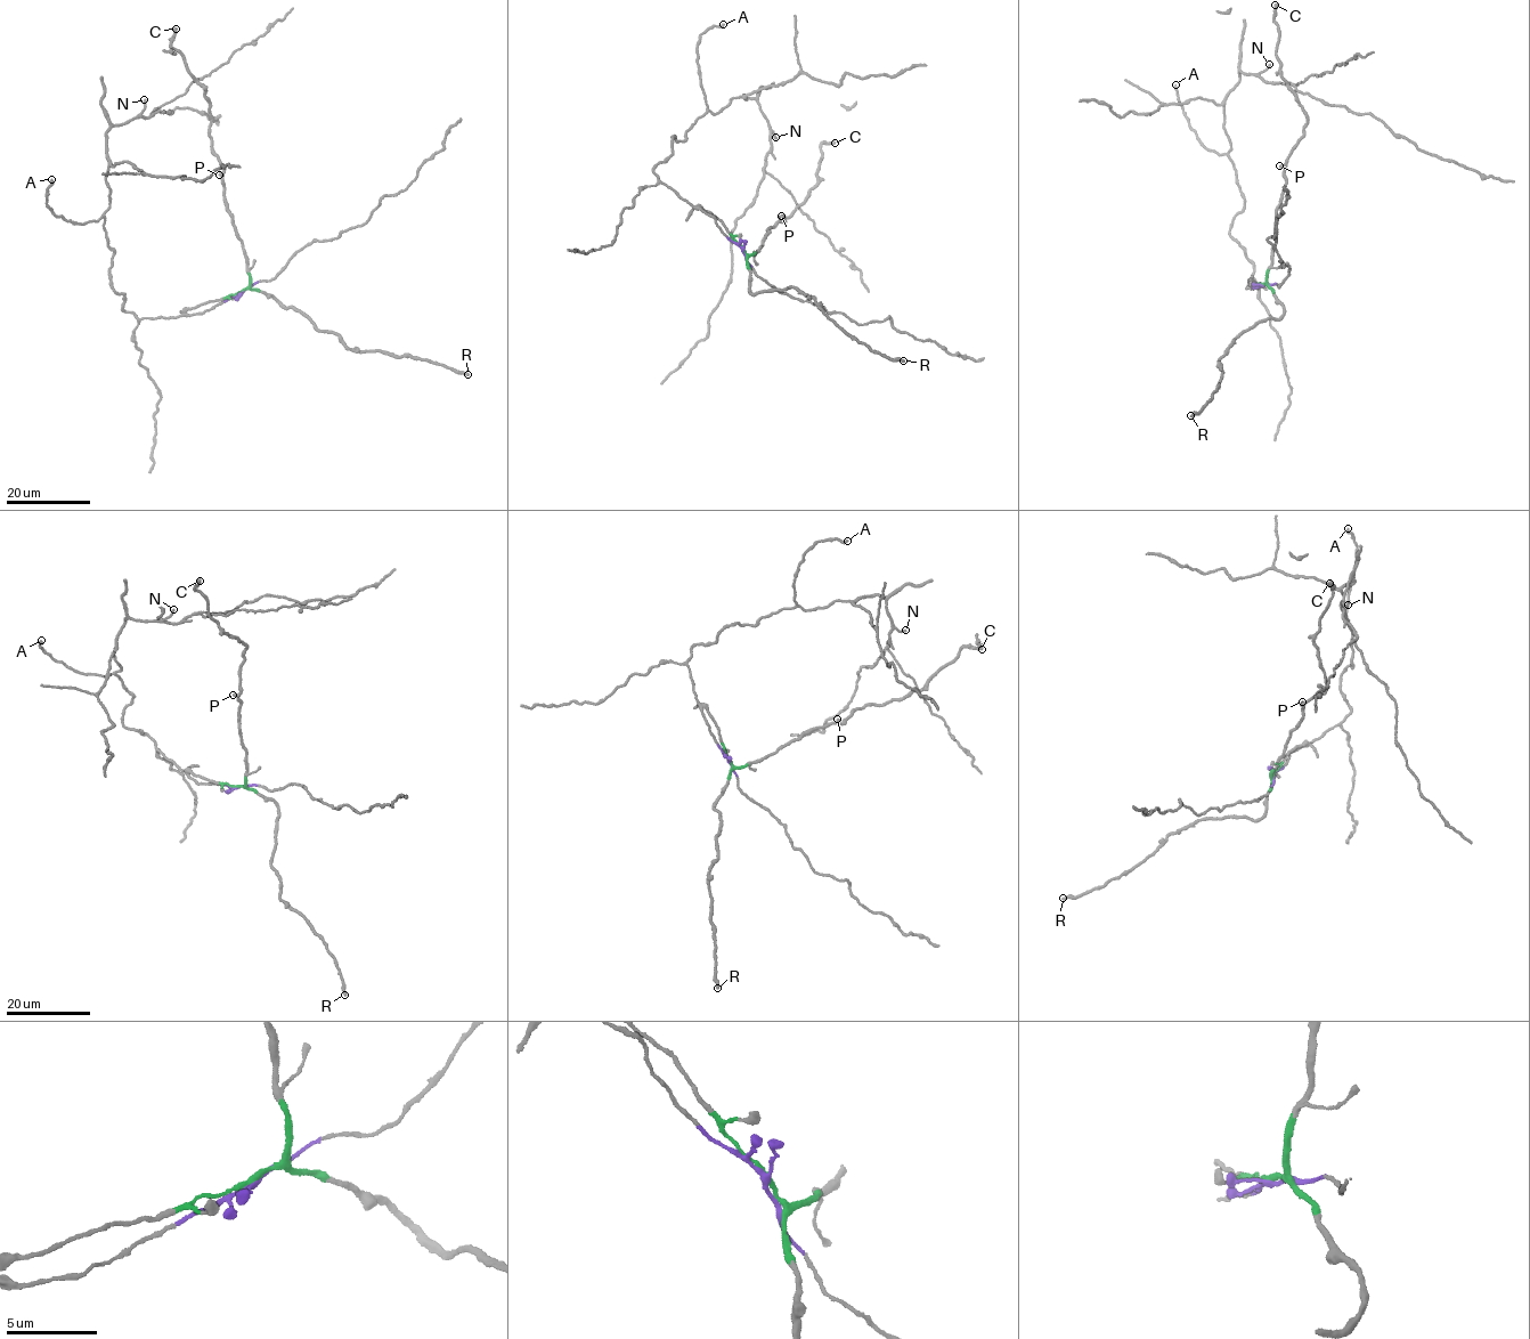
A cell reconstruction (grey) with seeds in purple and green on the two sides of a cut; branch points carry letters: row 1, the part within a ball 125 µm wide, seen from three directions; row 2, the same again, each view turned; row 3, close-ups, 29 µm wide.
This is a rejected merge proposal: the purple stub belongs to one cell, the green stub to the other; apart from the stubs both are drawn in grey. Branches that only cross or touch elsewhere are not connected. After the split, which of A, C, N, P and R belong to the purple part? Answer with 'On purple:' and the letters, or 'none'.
On purple: A, N

